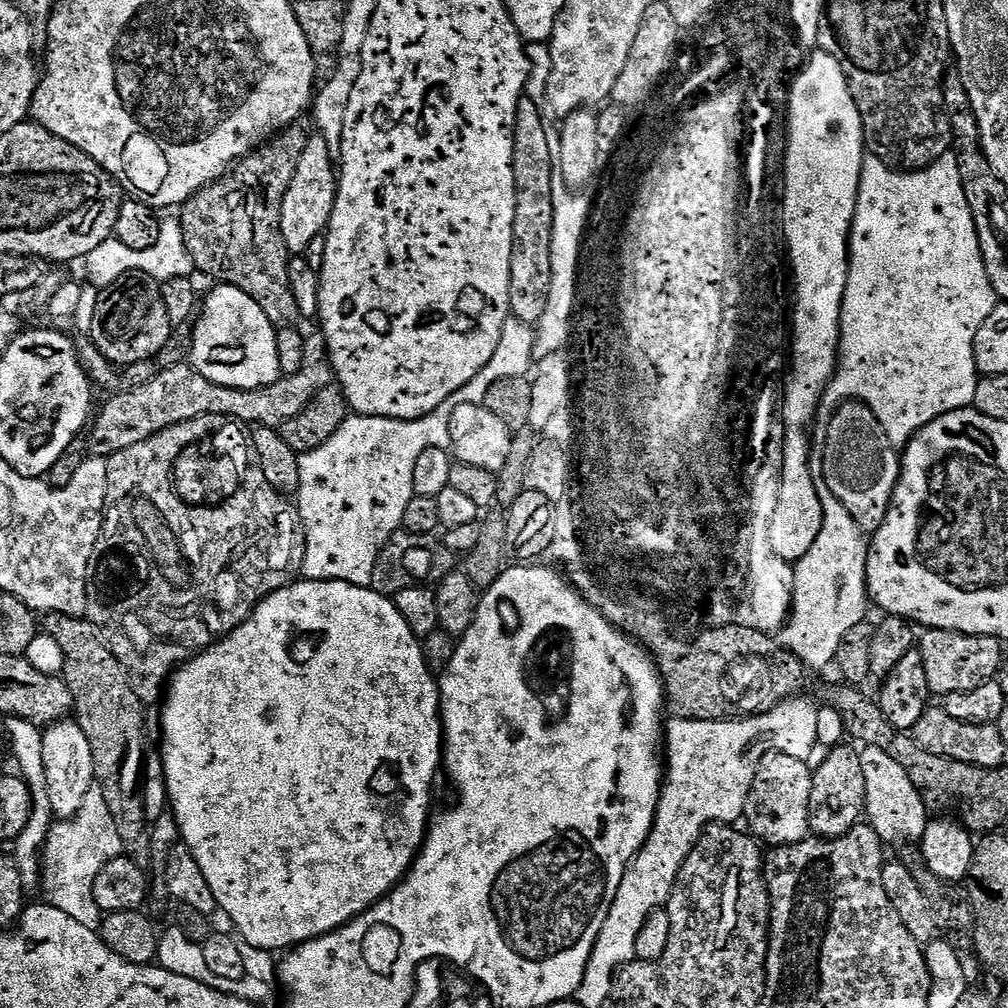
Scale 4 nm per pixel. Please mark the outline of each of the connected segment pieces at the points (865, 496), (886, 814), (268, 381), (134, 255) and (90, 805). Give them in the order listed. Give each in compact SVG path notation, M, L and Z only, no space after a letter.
M849 400L837 408L840 409L829 418L824 428L824 453L820 456L818 472L824 475L826 491L834 494L834 498L850 510L850 518L858 522L862 531L871 534L884 521L894 486L900 477L902 460L863 402Z
M864 746L859 749L859 754L862 762L862 778L866 778L864 810L867 823L888 846L895 840L913 840L913 842L923 840L930 819L930 809L924 803L923 795L911 782L908 770L884 750Z
M217 283L215 287L216 289L205 300L203 297L202 311L195 321L197 324L192 332L192 357L190 357L192 367L198 370L198 374L202 374L202 378L210 378L210 382L222 386L231 388L270 386L282 375L278 366L278 346L273 317L267 316L262 306L254 302L254 298L242 294L242 290L238 290L233 284Z
M165 219L160 225L158 242L150 246L150 250L130 250L130 246L122 246L122 242L116 239L103 240L86 258L88 264L88 280L96 287L96 290L111 288L117 280L124 279L129 274L143 274L153 276L155 280L172 280L175 276L191 277L194 272L192 255L186 250L184 235L180 229L179 219Z
M93 786L86 794L85 801L77 810L72 819L61 819L53 823L48 829L48 835L44 838L42 849L42 893L43 899L52 904L62 914L70 914L82 926L99 929L102 913L99 906L94 902L94 878L106 862L124 855L122 838L118 838L118 830L114 830L114 822L110 818L110 810L106 806L106 798L102 798L102 790Z

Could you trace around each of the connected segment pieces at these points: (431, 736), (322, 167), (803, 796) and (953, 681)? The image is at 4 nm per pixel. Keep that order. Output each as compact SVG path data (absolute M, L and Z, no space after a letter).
M297 579L288 584L282 590L270 594L255 610L228 636L222 636L215 644L205 648L203 652L184 661L175 672L172 673L167 685L166 695L163 697L162 705L164 709L160 712L160 728L164 731L164 752L162 759L164 762L164 781L168 787L168 803L170 810L176 815L176 821L180 827L180 840L194 854L194 862L202 869L202 875L206 878L206 883L216 899L216 907L222 913L228 915L228 920L233 924L235 935L240 940L250 942L250 946L258 946L262 950L276 954L279 948L291 950L298 944L304 944L308 940L313 940L319 936L325 936L327 932L338 930L342 925L351 922L355 916L361 916L366 909L374 906L383 897L387 896L410 869L412 863L416 861L416 855L420 852L420 847L424 844L424 837L428 834L428 825L432 812L432 783L436 780L436 771L439 773L442 768L442 721L440 718L440 685L437 677L428 668L424 661L424 649L421 637L406 626L406 618L398 614L395 599L389 598L383 592L375 592L369 586L359 588L350 582L341 580L306 580Z
M319 134L309 135L306 150L302 150L302 158L298 162L298 170L294 170L290 190L286 190L286 198L282 198L280 229L282 238L286 238L289 253L303 254L315 237L327 233L336 201L337 183L338 164L326 138Z
M765 752L761 755L752 785L748 787L748 797L743 814L743 819L748 820L747 831L757 841L763 842L765 845L768 843L768 846L783 846L809 839L808 811L810 810L813 769L808 767L809 765L805 761L794 758L790 752Z
M929 628L918 636L918 651L922 656L922 667L926 670L926 682L933 697L946 694L962 694L962 690L974 690L982 682L995 680L1005 663L1002 642L997 636L986 634L962 634L941 628Z

